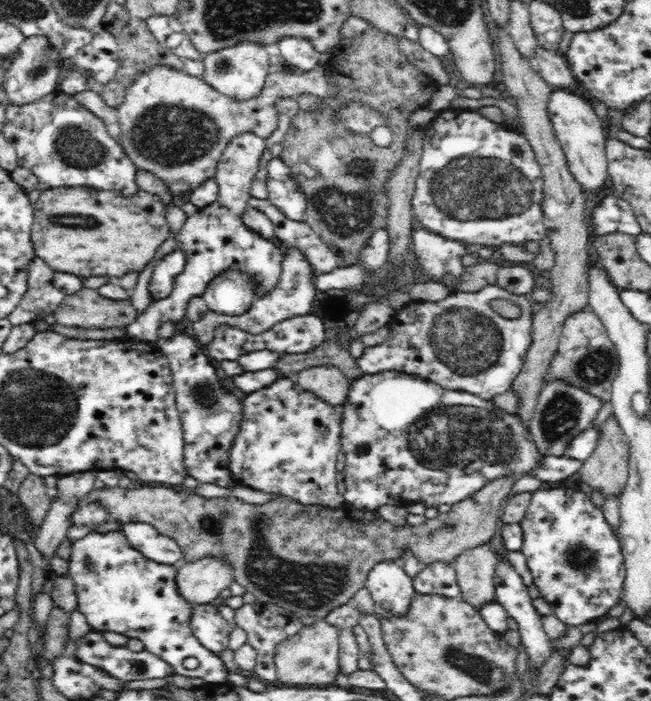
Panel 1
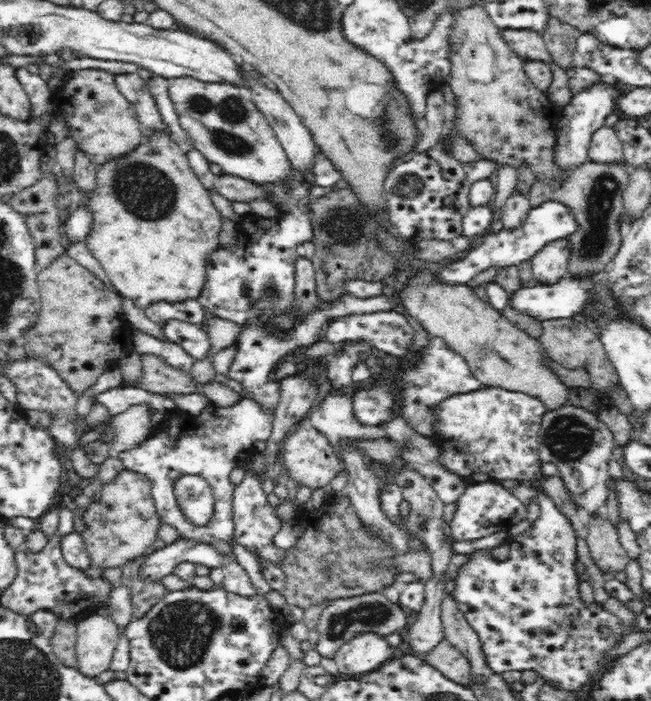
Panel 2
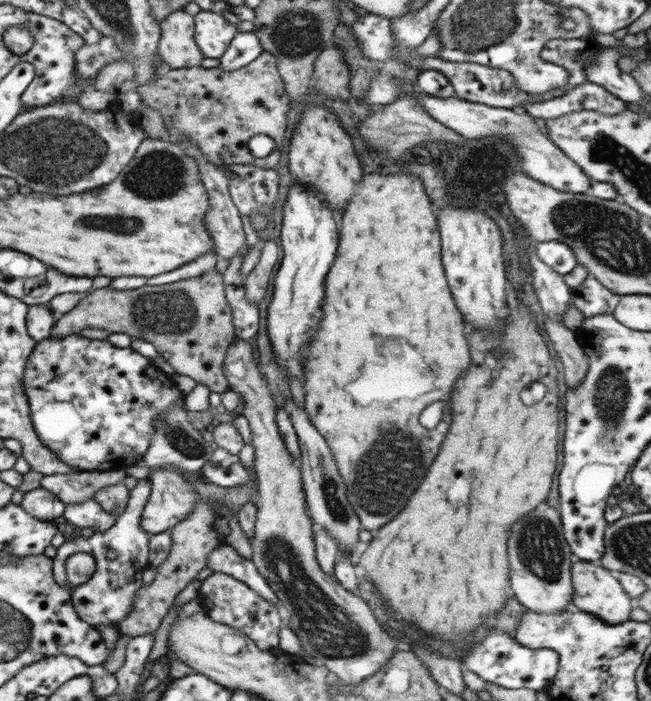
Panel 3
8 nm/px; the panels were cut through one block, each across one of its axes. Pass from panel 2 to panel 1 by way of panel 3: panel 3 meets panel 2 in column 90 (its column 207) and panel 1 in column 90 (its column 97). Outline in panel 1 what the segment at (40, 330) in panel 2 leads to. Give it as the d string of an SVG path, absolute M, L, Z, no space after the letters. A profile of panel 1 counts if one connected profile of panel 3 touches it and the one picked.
M90 289L66 296L52 314L60 327L88 329L130 325L138 316L132 303L106 300Z

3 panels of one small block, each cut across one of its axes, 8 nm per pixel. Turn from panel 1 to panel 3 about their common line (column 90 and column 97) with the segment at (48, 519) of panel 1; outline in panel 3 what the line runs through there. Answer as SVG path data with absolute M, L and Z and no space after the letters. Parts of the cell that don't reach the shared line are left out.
M84 471L72 474L46 475L43 486L54 492L68 507L94 500L102 488L123 483L125 471Z

